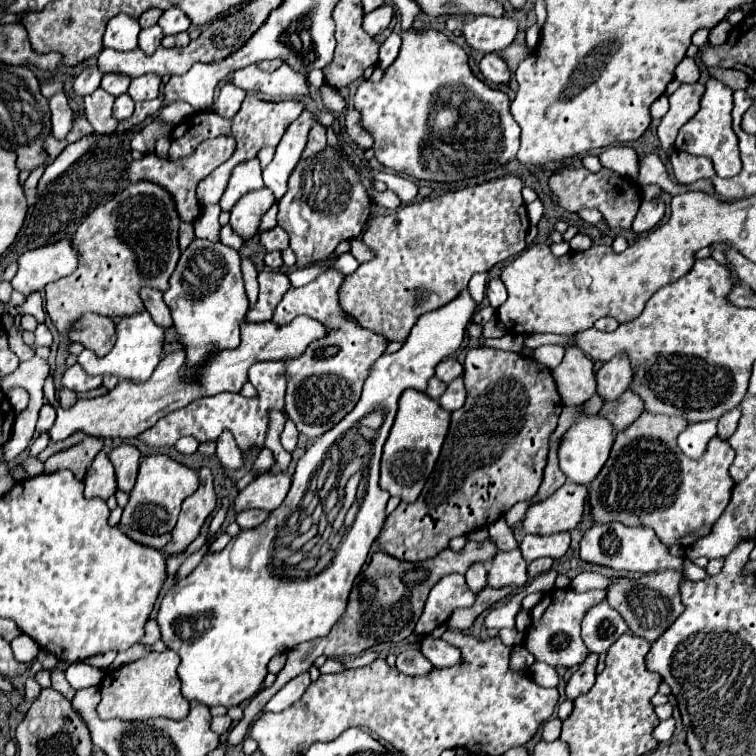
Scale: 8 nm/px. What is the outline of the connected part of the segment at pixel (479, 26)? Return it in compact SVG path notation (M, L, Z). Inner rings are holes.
M479 16L469 22L459 22L459 30L463 32L469 48L489 54L505 50L515 40L517 22L507 16Z

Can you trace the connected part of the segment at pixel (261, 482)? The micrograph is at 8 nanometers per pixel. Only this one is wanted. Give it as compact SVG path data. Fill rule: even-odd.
M287 472L263 474L237 494L233 502L235 510L241 512L247 508L263 508L267 512L273 512L285 500L289 488L291 488L291 476Z

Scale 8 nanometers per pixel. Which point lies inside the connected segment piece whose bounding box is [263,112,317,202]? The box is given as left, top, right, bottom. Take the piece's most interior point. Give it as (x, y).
(275, 176)

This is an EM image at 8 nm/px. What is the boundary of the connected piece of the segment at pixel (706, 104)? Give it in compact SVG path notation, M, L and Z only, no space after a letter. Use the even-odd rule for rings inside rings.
M709 78L705 84L705 94L701 98L701 108L699 112L681 126L677 140L675 140L675 150L679 152L689 152L695 156L707 156L711 158L715 174L719 178L731 178L741 172L741 160L739 160L739 148L737 148L737 136L731 128L731 108L733 108L733 90L721 84L715 78Z

